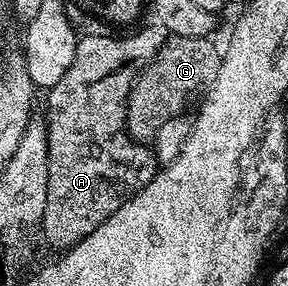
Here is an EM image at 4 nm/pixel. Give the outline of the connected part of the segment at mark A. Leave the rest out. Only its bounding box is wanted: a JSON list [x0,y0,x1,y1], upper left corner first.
[40,20,170,252]

